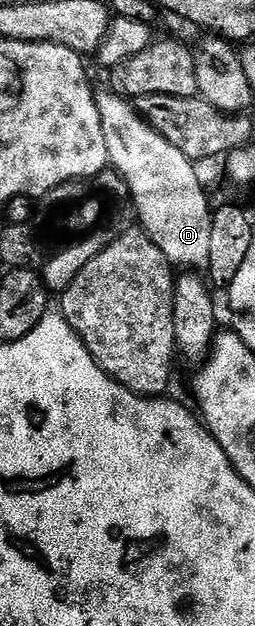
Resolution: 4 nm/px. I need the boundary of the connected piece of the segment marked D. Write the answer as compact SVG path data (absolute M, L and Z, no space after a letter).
M106 92L98 93L96 100L99 120L103 124L103 140L107 140L109 166L117 169L129 185L133 206L141 221L138 222L140 229L174 267L204 271L211 252L213 216L193 159L183 156L175 144L159 136L151 124L141 119L141 113L130 99Z

